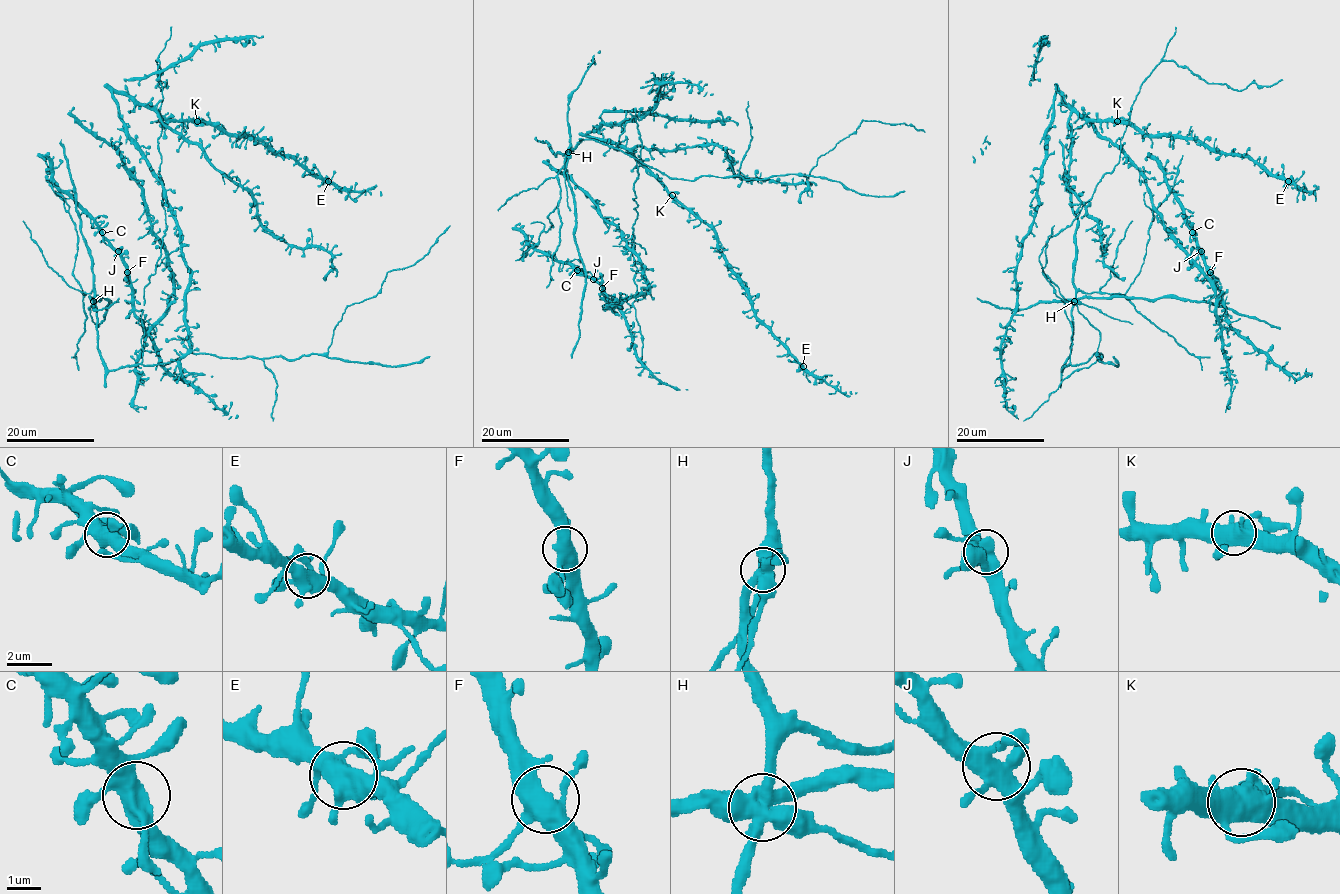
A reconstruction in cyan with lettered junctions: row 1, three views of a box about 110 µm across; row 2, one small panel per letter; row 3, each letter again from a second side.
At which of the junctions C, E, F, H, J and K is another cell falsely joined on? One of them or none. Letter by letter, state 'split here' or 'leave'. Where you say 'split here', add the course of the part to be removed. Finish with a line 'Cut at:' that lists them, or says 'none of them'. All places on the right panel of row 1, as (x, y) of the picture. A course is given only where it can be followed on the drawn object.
C: leave
E: leave
F: leave
H: split here; foreign part runs (1074, 300), (1083, 297), (1180, 297), (1211, 302), (1280, 328)
J: leave
K: leave
Cut at: H

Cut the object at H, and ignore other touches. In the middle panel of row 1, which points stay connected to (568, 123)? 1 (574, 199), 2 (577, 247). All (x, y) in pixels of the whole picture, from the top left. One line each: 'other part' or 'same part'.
1: same part
2: same part

